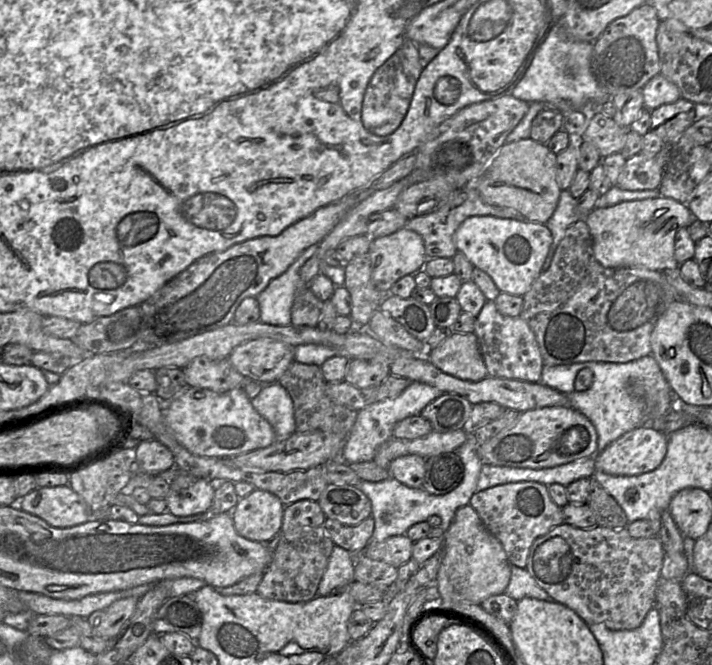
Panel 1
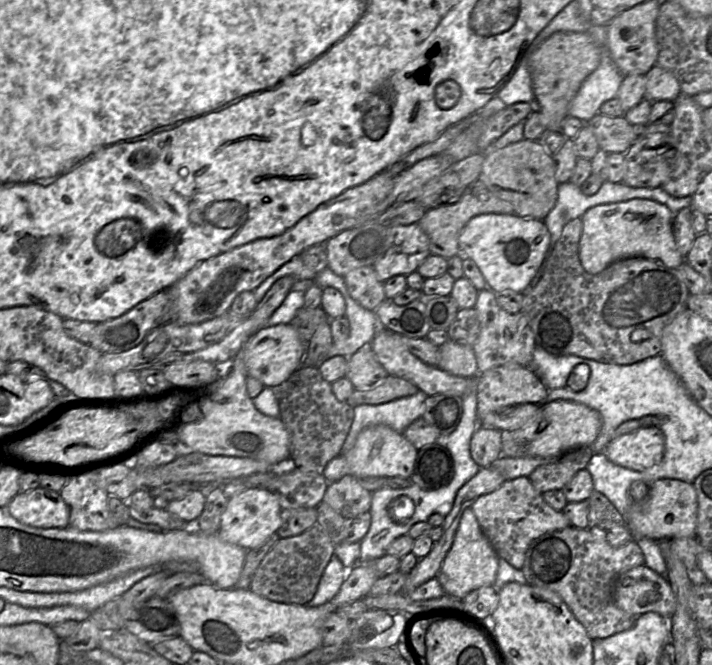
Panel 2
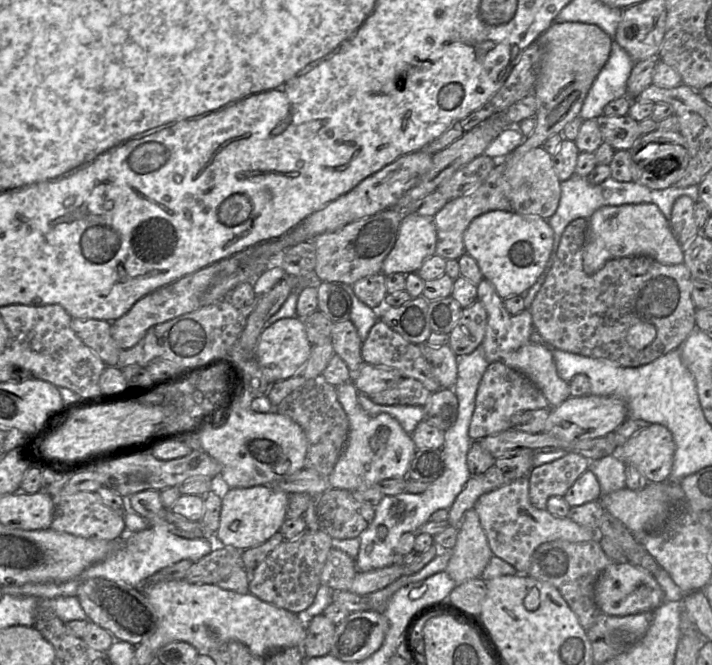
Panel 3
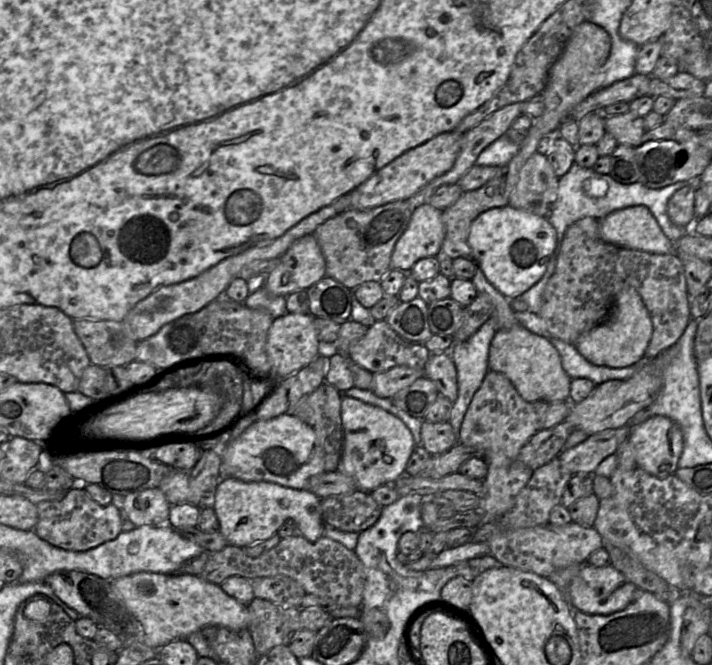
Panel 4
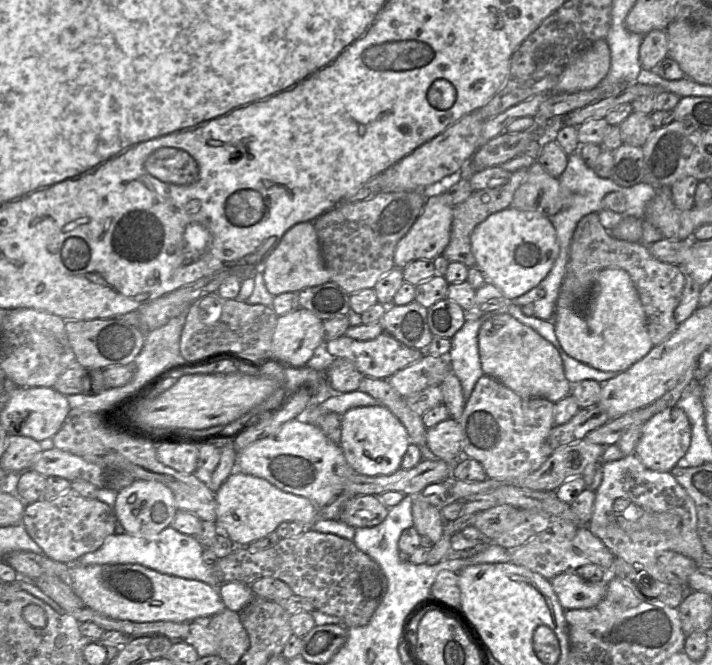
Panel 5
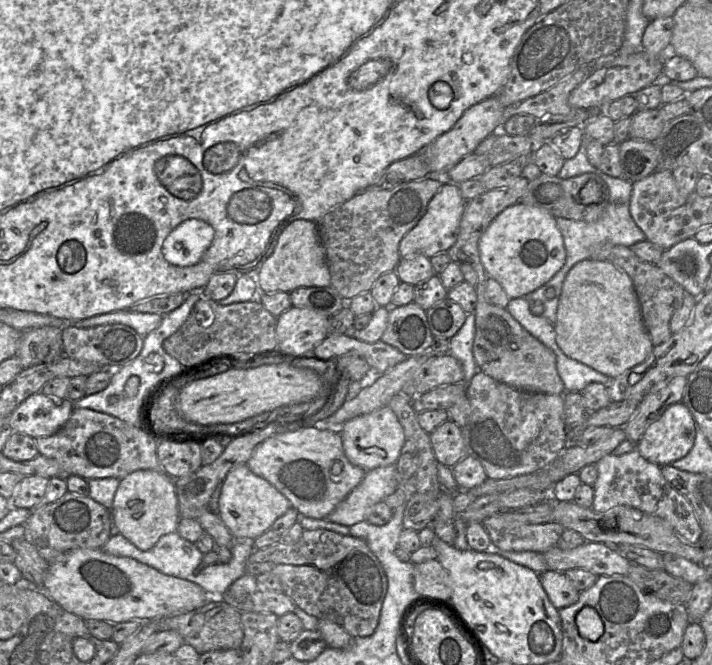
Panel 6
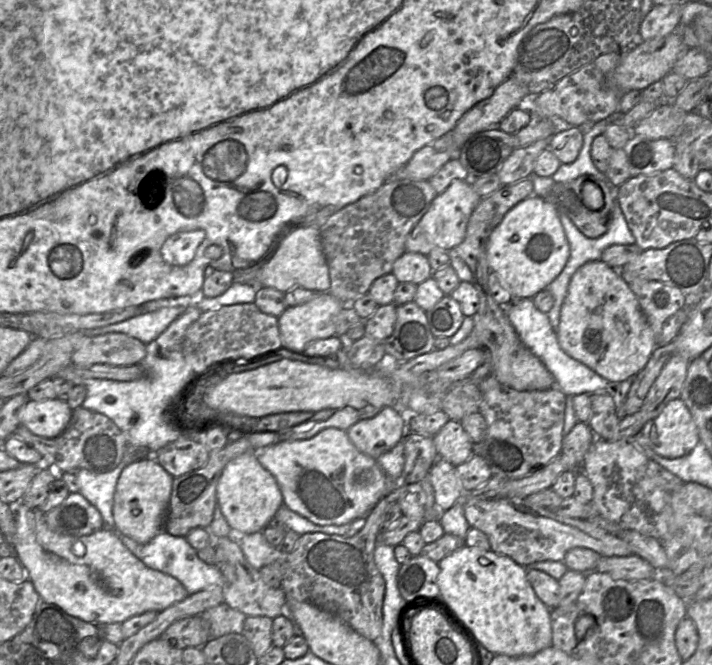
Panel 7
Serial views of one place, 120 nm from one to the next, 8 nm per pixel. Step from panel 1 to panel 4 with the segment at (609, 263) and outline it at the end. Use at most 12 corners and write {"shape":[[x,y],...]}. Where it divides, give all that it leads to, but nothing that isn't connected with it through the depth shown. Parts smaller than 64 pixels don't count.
{"shape":[[645,206],[597,220],[607,243],[675,253]]}

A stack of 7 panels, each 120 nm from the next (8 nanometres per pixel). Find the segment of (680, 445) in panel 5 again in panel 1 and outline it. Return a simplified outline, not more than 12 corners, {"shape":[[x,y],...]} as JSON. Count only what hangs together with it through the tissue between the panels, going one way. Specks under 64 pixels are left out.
{"shape":[[639,426],[596,453],[596,470],[636,476],[665,458],[663,432]]}

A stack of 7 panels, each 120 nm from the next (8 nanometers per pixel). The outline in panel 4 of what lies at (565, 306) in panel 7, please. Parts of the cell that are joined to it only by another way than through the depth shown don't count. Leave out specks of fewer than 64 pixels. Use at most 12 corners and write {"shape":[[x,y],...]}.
{"shape":[[623,286],[606,320],[573,345],[594,365],[643,359],[652,330],[639,293]]}

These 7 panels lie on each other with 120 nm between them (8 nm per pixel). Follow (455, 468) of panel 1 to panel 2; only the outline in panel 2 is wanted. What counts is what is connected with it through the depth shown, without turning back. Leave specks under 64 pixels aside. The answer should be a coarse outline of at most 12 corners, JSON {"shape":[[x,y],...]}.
{"shape":[[444,439],[417,451],[411,483],[447,486],[454,461]]}

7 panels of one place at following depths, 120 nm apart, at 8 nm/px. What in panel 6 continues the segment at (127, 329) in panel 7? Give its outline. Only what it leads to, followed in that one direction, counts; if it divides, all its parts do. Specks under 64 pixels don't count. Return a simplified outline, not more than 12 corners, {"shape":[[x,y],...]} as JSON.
{"shape":[[120,310],[66,324],[89,328],[123,324],[144,337],[163,315]]}

